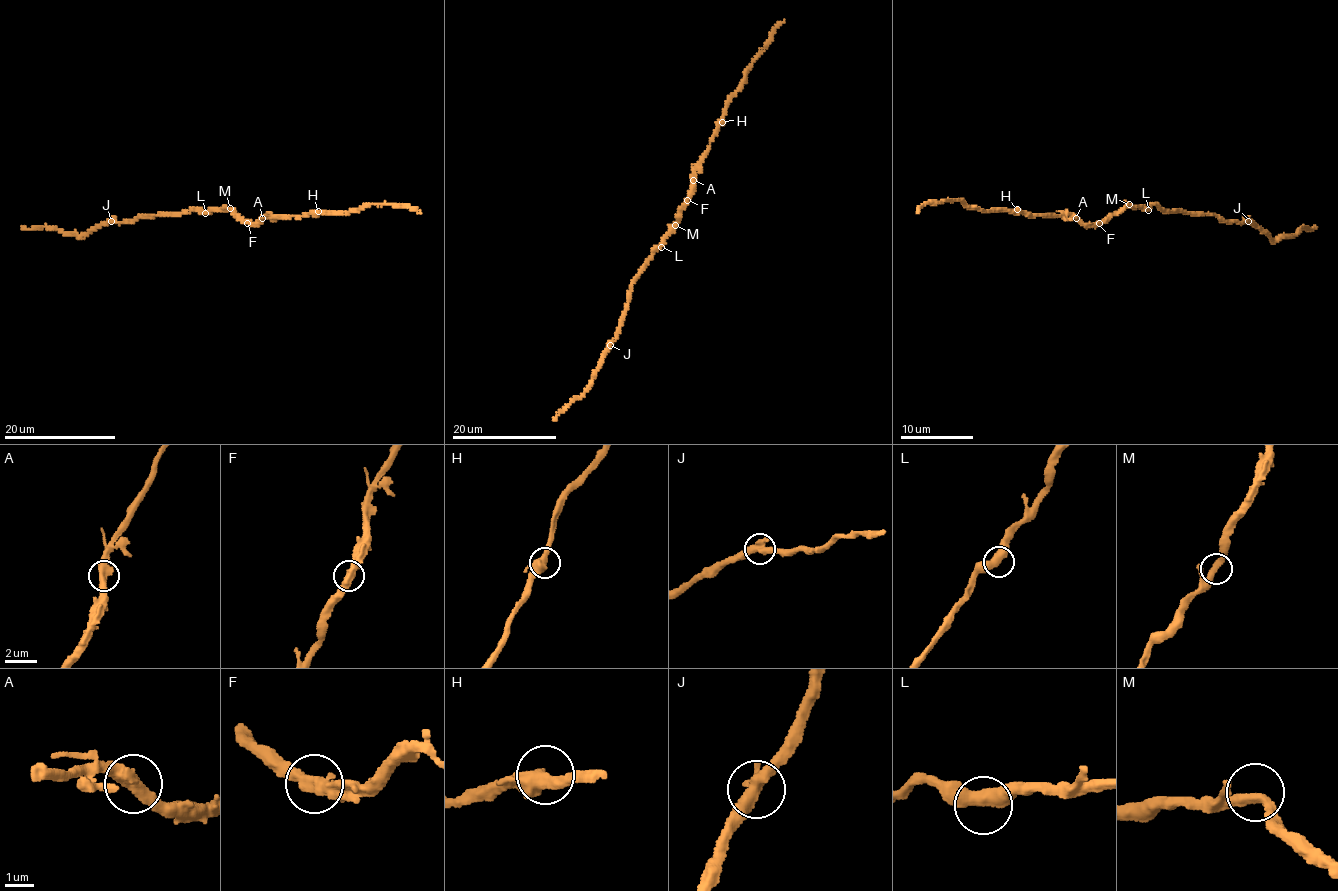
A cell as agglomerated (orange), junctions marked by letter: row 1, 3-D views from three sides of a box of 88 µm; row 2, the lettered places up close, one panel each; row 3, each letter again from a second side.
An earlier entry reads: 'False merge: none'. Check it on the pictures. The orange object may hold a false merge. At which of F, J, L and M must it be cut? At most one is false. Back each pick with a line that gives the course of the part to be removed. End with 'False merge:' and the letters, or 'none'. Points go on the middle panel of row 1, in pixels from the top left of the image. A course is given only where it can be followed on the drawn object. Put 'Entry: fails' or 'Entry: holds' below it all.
False merge: none
Entry: holds

